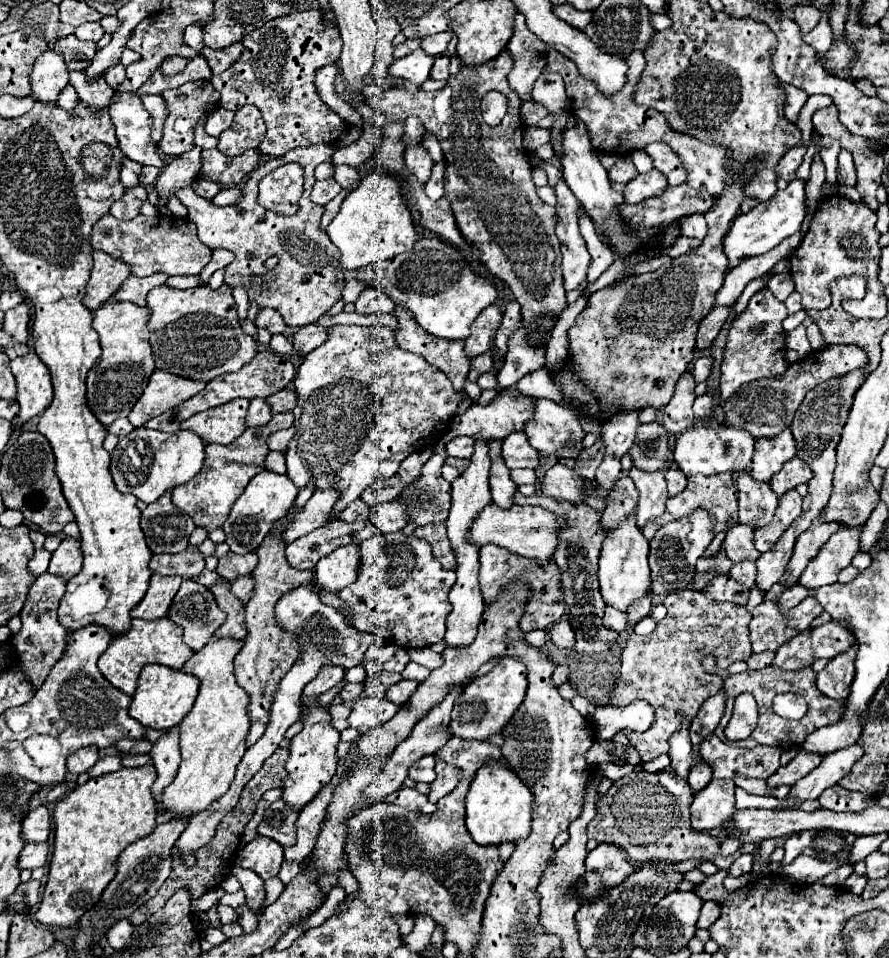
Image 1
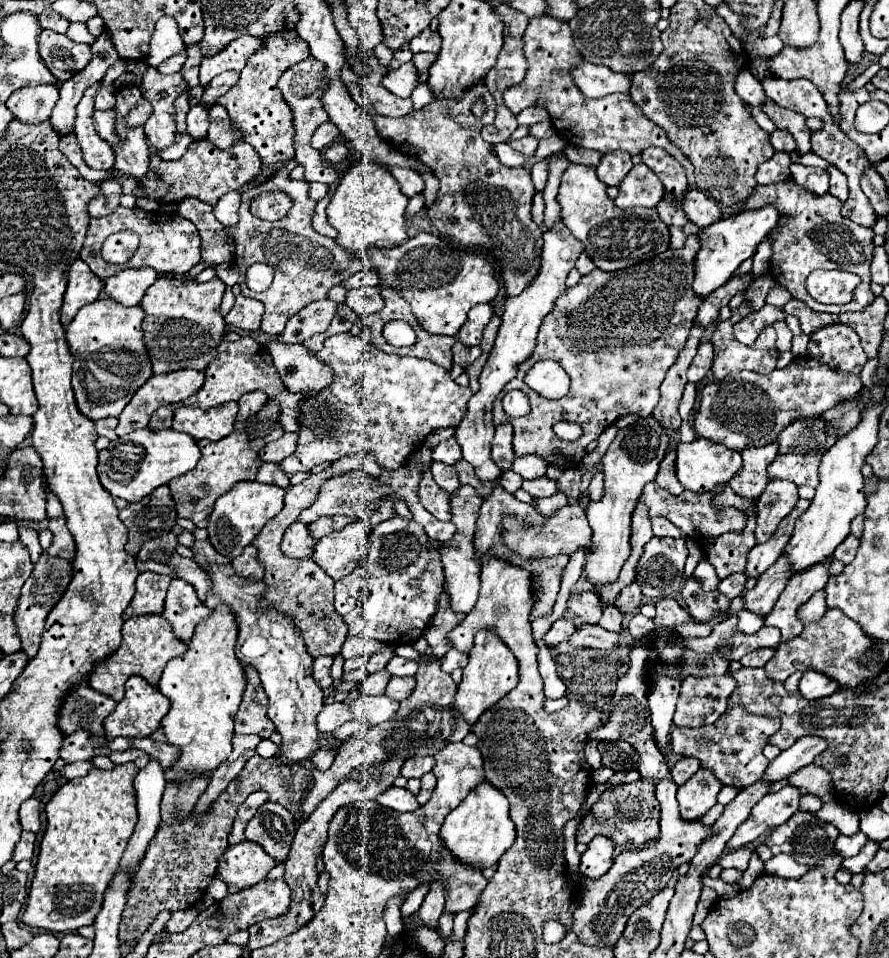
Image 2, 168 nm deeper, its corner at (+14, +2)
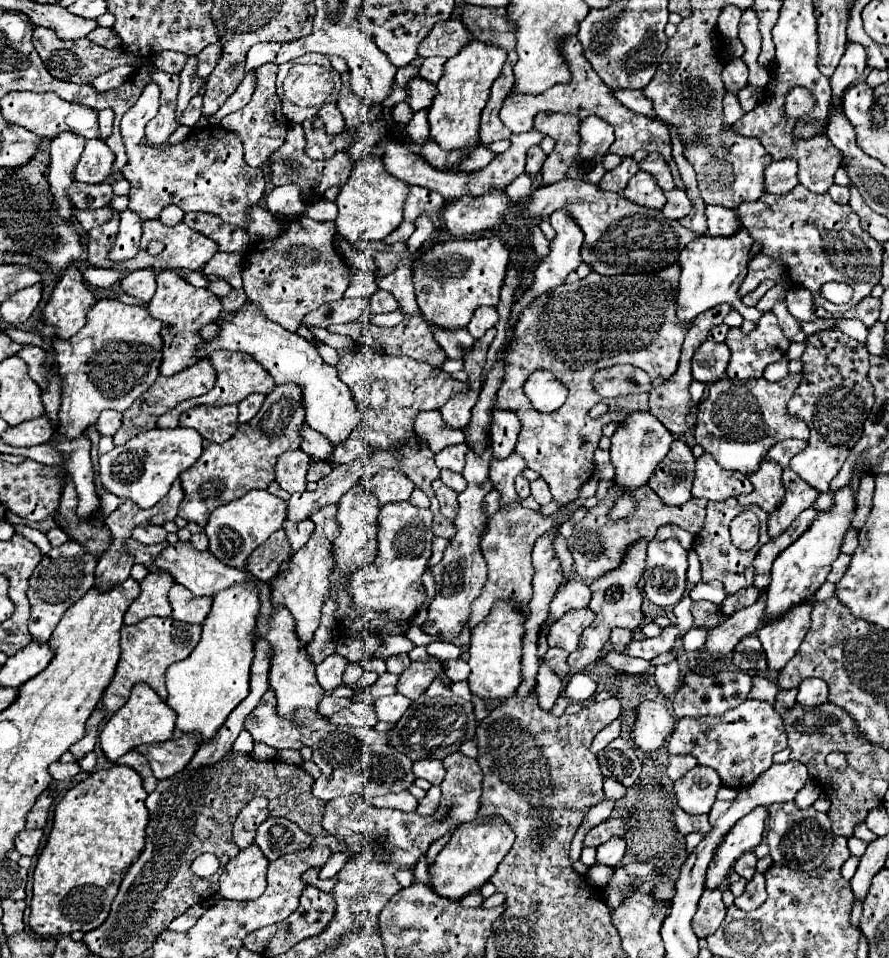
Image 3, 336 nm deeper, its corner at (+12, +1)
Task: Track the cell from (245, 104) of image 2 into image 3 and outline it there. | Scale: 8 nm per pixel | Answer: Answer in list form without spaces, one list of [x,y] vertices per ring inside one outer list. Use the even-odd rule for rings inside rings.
[[[265,64],[255,70],[257,72],[257,88],[253,92],[251,102],[243,108],[237,110],[221,120],[221,126],[239,134],[245,146],[245,162],[249,166],[263,166],[267,164],[267,158],[271,152],[275,152],[283,142],[285,142],[285,132],[287,132],[287,118],[281,114],[281,100],[275,94],[275,78],[277,78],[277,66],[275,64]]]

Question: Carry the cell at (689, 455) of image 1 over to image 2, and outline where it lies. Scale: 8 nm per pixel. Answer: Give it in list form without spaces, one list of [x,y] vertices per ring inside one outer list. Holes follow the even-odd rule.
[[[699,435],[691,443],[683,443],[683,441],[677,443],[675,453],[677,453],[677,459],[675,459],[677,477],[681,485],[691,491],[709,491],[713,489],[713,485],[727,483],[741,469],[741,455],[737,451]]]

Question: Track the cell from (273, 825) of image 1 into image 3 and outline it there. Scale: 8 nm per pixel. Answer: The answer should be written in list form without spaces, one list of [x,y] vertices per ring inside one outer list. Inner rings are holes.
[[[269,816],[257,830],[255,844],[261,848],[263,856],[267,860],[277,860],[289,852],[303,850],[311,846],[313,836],[307,832],[301,832],[299,826],[295,826],[287,818],[273,818]]]

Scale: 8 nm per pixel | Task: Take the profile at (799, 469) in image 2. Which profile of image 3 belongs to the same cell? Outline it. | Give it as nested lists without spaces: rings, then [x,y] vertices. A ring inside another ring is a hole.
[[[825,330],[807,336],[807,348],[803,352],[801,362],[803,362],[803,382],[797,386],[793,398],[787,402],[787,414],[801,418],[805,424],[813,424],[813,442],[809,440],[809,446],[791,460],[791,468],[805,482],[815,486],[819,492],[827,492],[829,482],[837,476],[851,448],[861,438],[863,422],[867,420],[867,414],[873,408],[873,386],[867,380],[869,352],[861,342],[845,336],[841,330]]]

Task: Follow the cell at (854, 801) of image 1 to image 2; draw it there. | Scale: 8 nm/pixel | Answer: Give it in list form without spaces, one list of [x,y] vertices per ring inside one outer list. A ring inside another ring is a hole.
[[[811,793],[801,797],[801,811],[819,811],[823,807],[823,801]]]

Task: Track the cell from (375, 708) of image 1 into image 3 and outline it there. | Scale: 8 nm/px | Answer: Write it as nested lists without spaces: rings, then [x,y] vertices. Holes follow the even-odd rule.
[[[393,694],[393,696],[387,696],[387,698],[379,698],[375,702],[377,706],[377,716],[379,720],[383,722],[399,722],[399,718],[405,714],[405,710],[409,708],[411,700],[401,696],[401,694]]]

